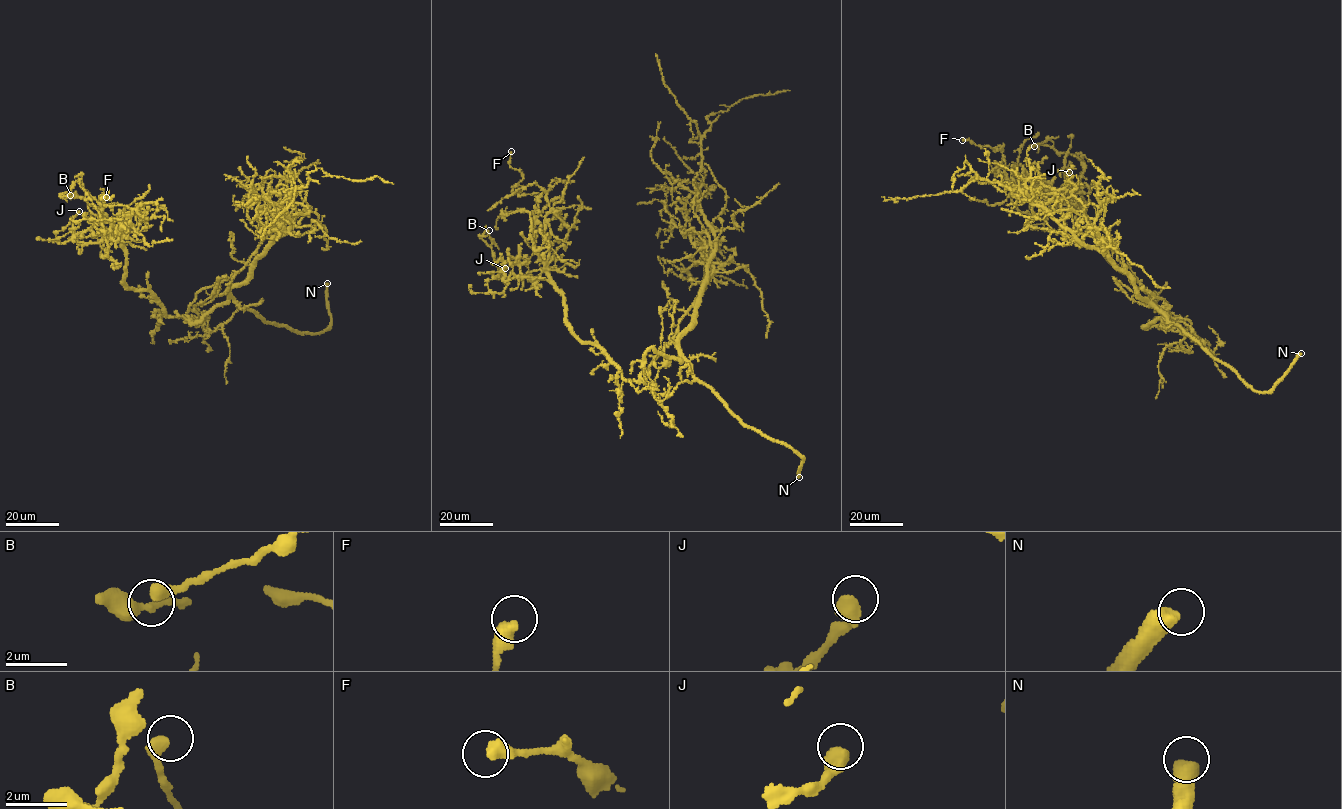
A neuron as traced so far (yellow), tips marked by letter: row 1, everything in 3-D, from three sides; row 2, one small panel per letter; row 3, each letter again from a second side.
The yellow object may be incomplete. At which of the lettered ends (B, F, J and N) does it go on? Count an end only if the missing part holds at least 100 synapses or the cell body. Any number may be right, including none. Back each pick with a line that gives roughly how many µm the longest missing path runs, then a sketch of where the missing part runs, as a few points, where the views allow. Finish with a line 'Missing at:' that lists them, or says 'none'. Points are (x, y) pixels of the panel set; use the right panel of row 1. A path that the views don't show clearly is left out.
N: about 20 µm are missing; missing branch runs (1301, 353), (1332, 334)
Missing at: N

